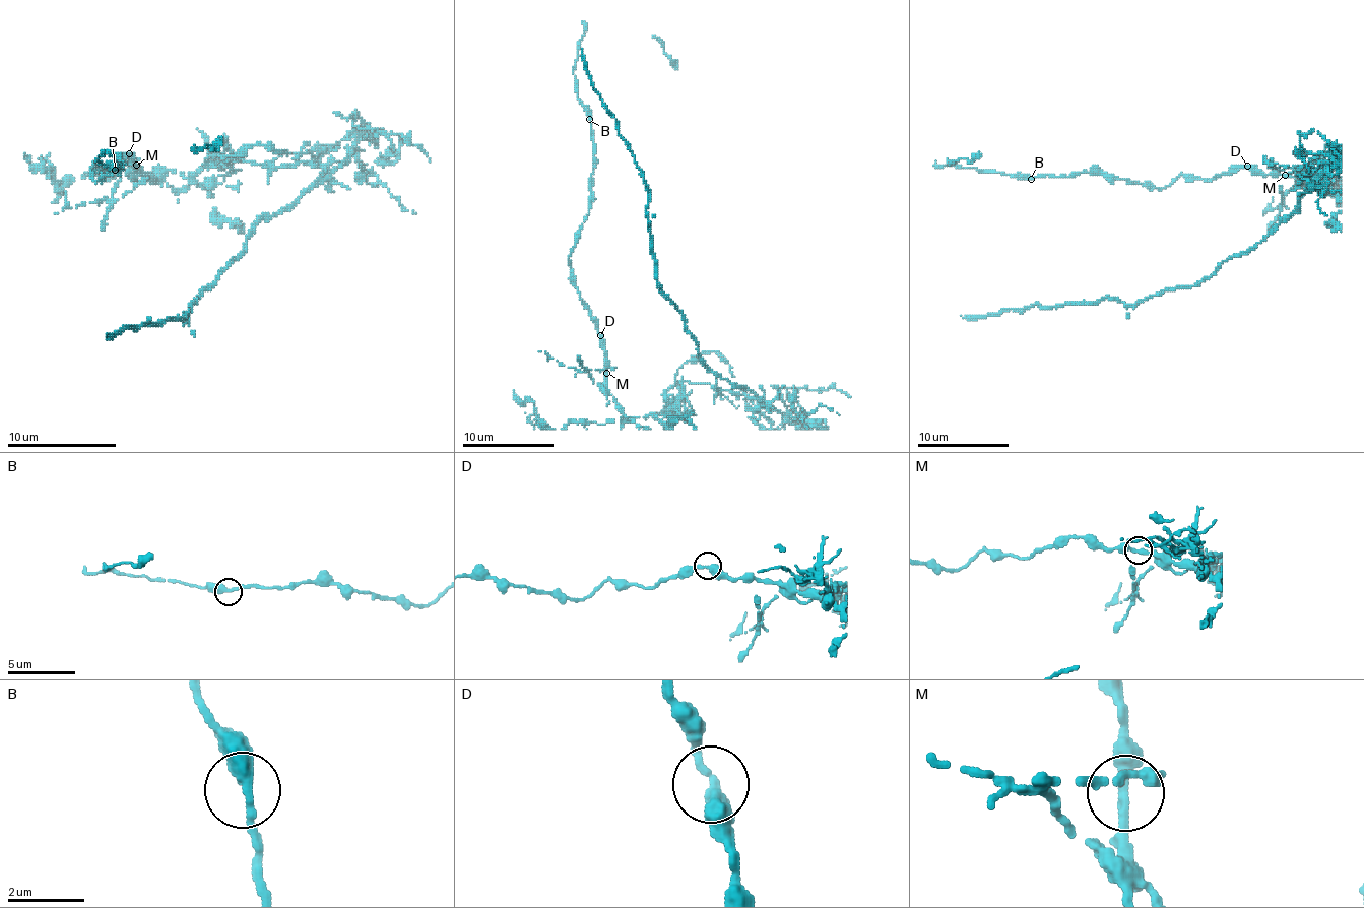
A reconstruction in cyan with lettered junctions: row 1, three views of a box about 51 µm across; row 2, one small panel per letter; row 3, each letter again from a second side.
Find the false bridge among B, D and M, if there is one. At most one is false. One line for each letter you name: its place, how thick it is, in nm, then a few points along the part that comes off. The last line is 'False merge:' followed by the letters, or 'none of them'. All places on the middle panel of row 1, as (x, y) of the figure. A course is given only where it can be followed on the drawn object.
M: place (606, 373); calibre 320 nm; course (607, 372), (628, 417), (666, 412), (685, 381), (764, 401), (707, 368), (657, 280), (643, 172), (582, 49)
False merge: M

